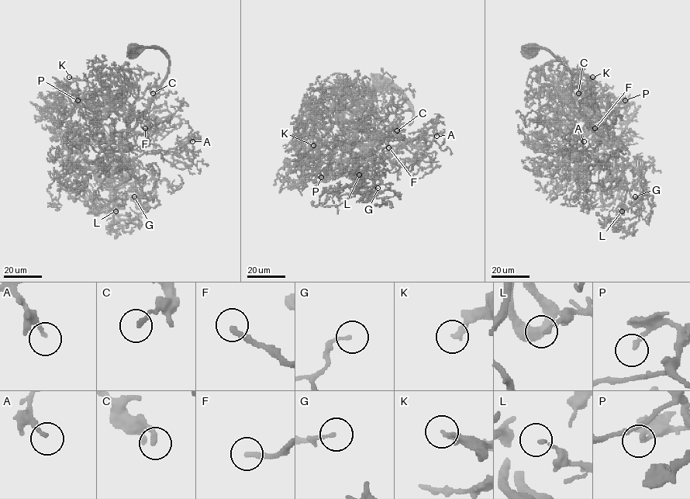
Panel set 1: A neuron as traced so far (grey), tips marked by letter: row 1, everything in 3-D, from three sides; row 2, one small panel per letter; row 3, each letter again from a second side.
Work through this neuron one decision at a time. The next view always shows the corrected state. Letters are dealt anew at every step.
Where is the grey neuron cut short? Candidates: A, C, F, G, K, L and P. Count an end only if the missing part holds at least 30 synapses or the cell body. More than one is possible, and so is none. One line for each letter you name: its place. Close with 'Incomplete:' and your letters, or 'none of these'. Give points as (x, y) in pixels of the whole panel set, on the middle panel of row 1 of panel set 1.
A: at (436, 136)
F: at (388, 147)
Incomplete: A, F

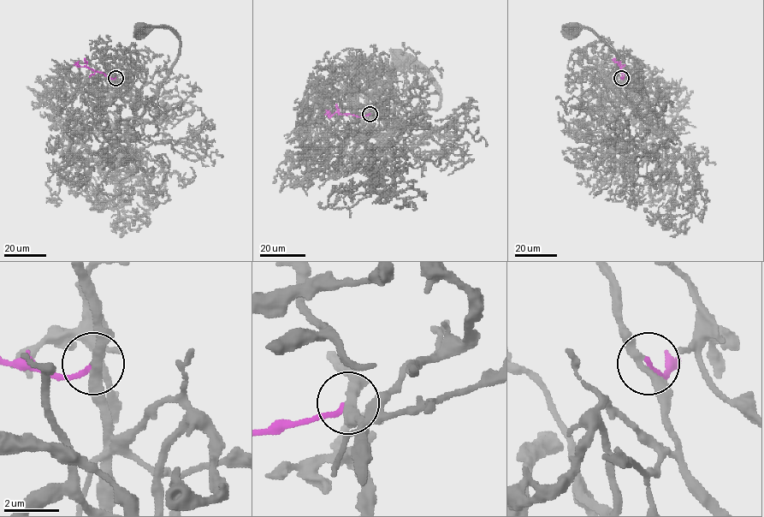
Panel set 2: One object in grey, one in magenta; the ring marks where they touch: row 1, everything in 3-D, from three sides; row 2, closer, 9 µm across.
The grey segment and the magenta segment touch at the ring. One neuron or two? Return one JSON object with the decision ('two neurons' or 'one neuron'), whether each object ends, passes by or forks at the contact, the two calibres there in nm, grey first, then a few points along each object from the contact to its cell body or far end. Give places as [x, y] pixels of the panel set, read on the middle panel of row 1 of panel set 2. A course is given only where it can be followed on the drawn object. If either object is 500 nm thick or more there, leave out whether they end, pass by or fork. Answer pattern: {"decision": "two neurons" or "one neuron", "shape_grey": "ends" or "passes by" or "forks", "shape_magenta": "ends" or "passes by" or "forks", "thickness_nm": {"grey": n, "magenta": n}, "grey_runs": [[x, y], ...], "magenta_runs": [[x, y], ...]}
{"decision": "one neuron", "shape_grey": "passes by", "shape_magenta": "ends", "thickness_nm": {"grey": 320, "magenta": 200}, "grey_runs": [[370, 113], [357, 135], [367, 145], [389, 146], [422, 109], [438, 108], [440, 92], [427, 75], [399, 62]], "magenta_runs": [[370, 113], [358, 116], [338, 111], [329, 115], [329, 113]]}

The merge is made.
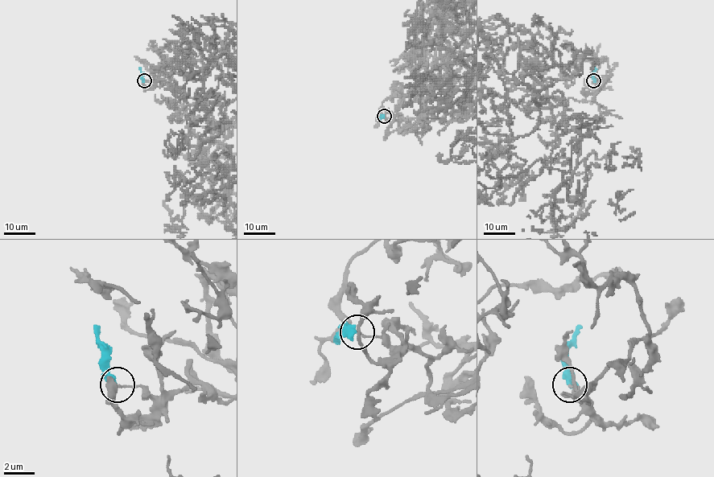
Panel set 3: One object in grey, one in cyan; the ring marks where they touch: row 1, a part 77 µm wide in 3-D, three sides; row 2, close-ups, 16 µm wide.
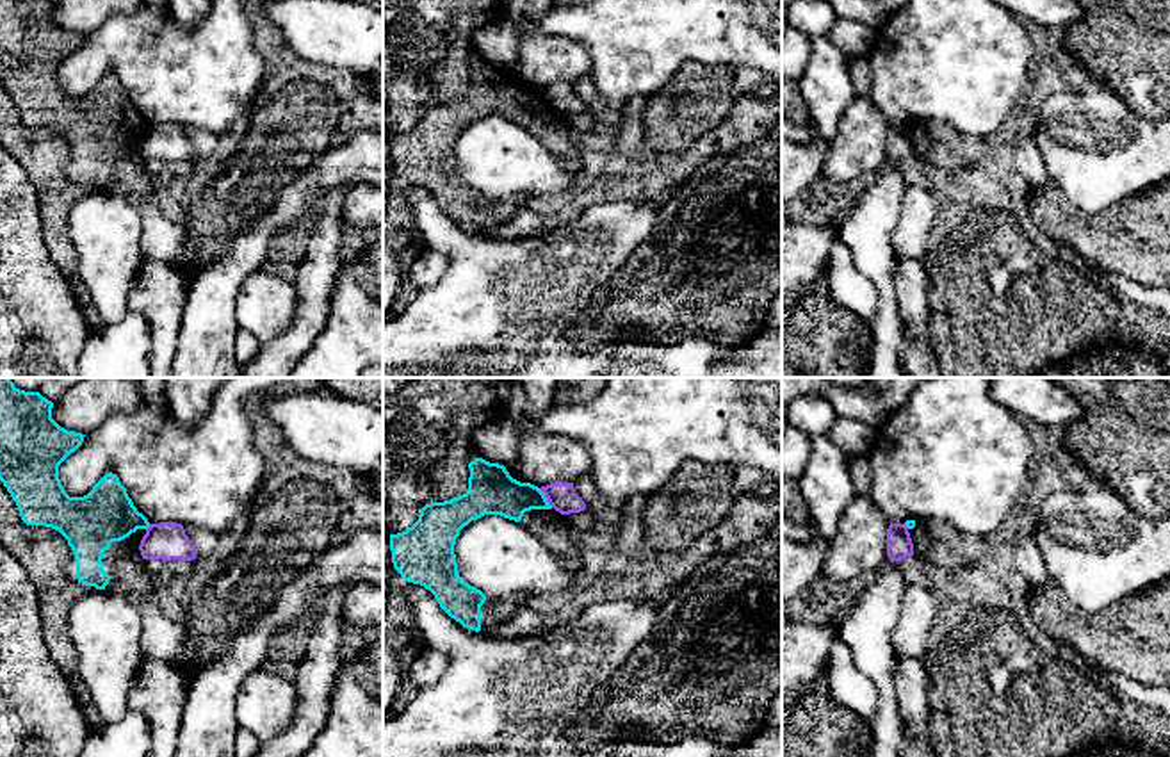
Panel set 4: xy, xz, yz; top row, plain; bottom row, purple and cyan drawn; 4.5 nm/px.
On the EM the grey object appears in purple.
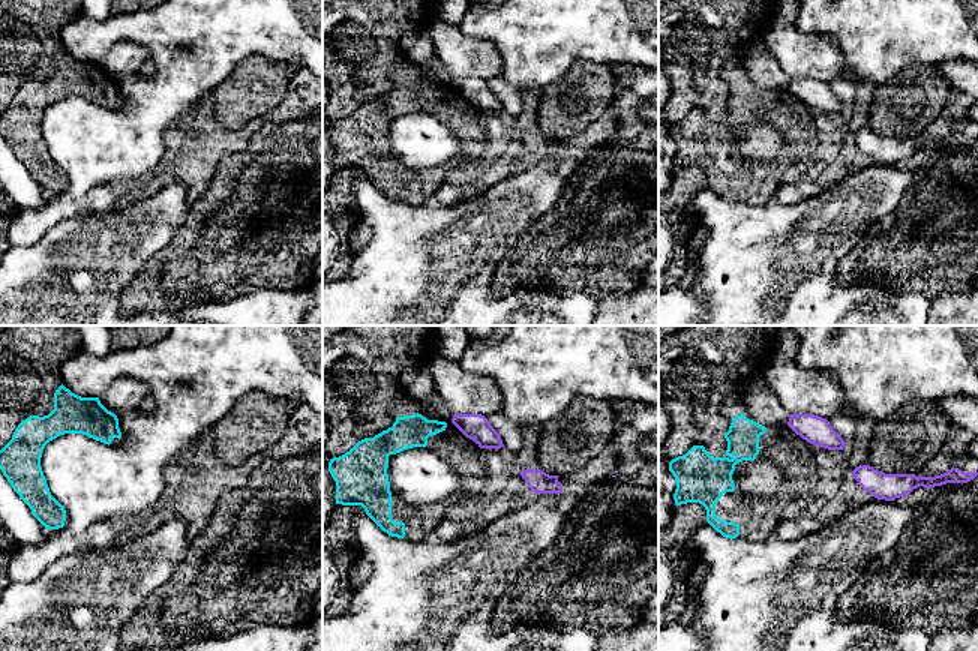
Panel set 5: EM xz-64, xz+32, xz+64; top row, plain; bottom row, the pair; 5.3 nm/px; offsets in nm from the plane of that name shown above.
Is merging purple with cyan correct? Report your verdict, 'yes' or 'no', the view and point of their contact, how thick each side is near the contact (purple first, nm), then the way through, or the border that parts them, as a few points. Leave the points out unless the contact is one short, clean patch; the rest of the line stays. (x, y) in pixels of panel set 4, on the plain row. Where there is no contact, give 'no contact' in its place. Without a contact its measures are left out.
no | xz (545, 97) | 130/220 nm | along xz (538, 89), (552, 107)

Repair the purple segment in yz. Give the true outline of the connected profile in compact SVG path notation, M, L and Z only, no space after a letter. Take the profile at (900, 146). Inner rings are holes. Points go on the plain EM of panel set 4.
M892 125L887 130L887 157L890 162L901 162L914 157L914 144L905 125Z

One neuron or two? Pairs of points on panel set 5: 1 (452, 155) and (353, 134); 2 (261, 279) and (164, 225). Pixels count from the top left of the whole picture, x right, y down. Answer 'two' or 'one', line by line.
1: two
2: two

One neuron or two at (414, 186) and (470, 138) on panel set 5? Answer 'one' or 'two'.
one

